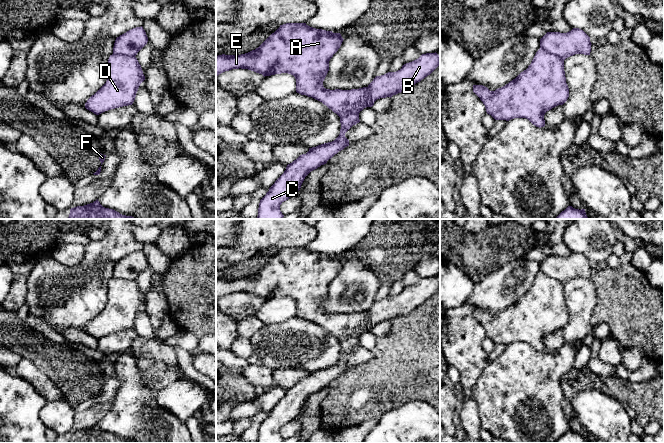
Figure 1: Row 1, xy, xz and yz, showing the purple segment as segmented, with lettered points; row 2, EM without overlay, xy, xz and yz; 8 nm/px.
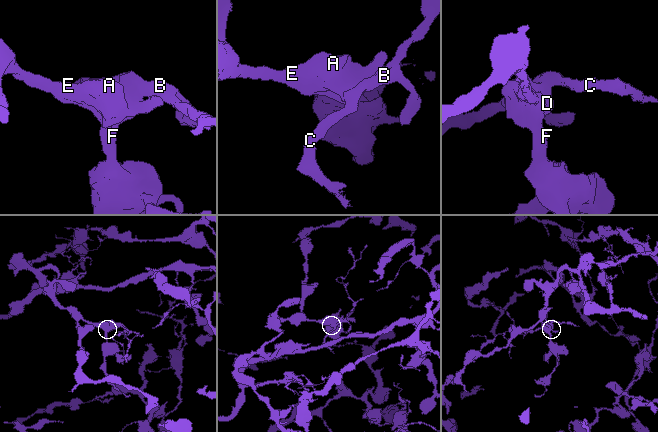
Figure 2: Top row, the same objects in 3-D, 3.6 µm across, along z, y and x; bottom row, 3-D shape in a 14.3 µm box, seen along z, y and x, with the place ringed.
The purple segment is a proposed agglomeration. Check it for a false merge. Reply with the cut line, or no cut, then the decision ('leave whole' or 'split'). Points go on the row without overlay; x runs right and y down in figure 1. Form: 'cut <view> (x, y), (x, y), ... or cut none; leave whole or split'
cut xz (367, 311), (368, 323), (355, 334), (339, 340); split

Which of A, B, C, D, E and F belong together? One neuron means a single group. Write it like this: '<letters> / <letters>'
A D E F / B C

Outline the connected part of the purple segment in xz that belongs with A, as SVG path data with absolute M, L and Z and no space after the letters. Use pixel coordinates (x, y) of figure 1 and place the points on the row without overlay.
M286 247L255 274L241 279L216 280L216 301L239 292L264 301L288 297L296 303L297 317L322 326L340 341L356 335L369 324L367 311L330 314L323 310L329 285L343 264L340 257L316 253L306 247Z

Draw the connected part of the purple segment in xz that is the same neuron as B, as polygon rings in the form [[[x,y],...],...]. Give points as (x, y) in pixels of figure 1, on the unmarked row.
[[[422,278],[418,283],[406,287],[396,296],[376,300],[368,309],[369,324],[356,335],[340,340],[341,353],[339,360],[332,366],[309,372],[306,378],[300,379],[288,388],[284,397],[269,412],[260,424],[257,443],[283,443],[280,429],[296,418],[305,403],[313,394],[327,387],[335,378],[349,370],[345,357],[357,347],[359,337],[366,331],[372,331],[380,322],[392,321],[409,314],[413,309],[430,299],[440,289],[440,279]]]

